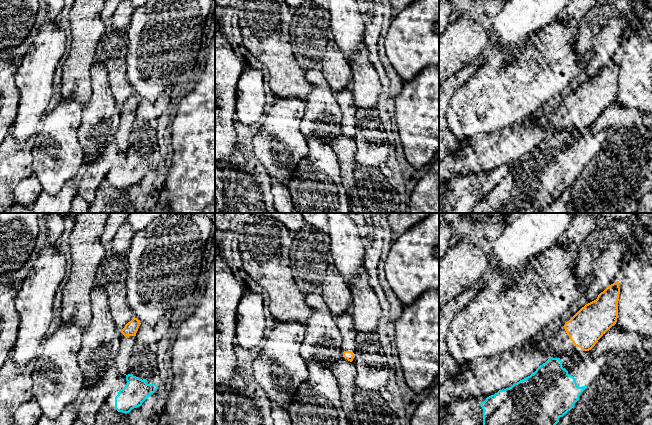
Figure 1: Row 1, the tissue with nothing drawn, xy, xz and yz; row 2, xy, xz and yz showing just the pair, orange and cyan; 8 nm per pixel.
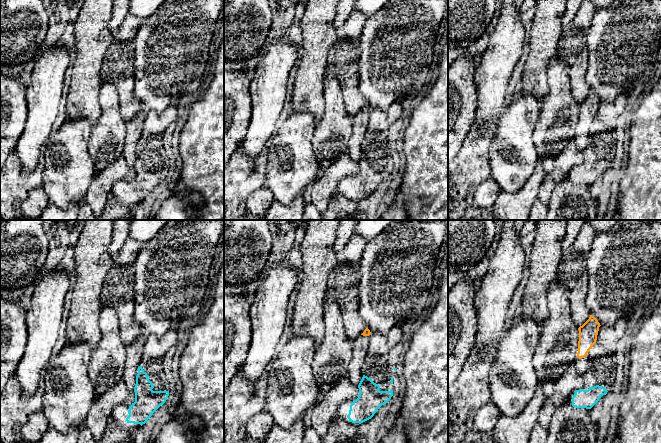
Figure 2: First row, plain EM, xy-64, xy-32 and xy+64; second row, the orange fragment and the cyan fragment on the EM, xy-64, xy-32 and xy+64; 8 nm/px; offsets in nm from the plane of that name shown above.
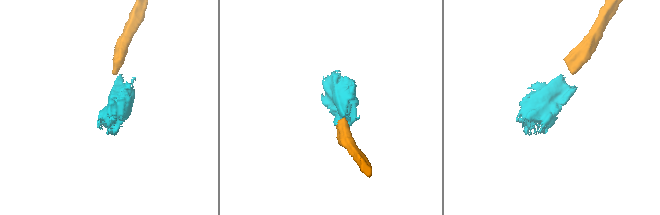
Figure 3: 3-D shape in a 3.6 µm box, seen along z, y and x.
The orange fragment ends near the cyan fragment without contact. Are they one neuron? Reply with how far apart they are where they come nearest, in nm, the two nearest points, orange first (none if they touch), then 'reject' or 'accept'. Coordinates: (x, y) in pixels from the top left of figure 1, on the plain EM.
160 nm | yz (573, 119), (559, 134) | reject

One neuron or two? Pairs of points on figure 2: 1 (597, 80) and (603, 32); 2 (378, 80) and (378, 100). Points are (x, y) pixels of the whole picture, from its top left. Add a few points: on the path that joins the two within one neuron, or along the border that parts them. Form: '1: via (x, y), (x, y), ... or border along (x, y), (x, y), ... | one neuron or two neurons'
1: via (601, 68), (601, 44) | one neuron
2: via (378, 85), (378, 95) | one neuron

